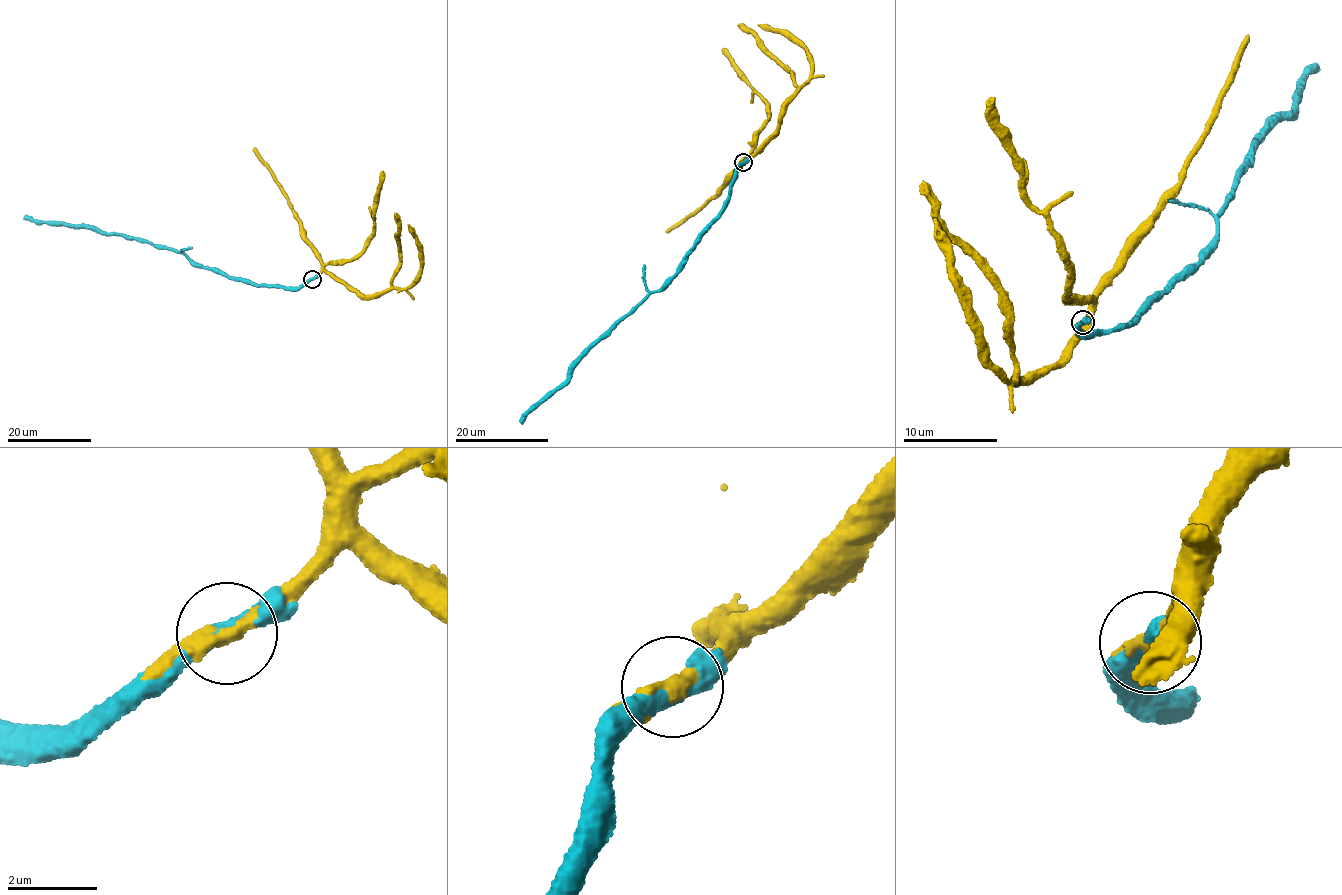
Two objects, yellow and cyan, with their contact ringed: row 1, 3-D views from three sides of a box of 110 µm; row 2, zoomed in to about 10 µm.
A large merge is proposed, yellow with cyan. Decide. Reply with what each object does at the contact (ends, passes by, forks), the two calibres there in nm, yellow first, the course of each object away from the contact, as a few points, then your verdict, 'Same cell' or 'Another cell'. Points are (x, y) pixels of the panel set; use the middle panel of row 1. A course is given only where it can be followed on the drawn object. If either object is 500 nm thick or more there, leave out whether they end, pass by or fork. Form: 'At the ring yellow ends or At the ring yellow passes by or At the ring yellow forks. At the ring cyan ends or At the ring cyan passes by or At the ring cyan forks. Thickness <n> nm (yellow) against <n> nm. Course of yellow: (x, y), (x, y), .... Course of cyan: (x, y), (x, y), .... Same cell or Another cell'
At the ring yellow passes by. At the ring cyan passes by. Thickness 300 nm (yellow) against 340 nm. Course of yellow: (743, 162), (749, 160), (775, 131), (779, 114), (799, 87), (793, 82), (792, 75), (757, 38), (738, 25). Course of cyan: (743, 162), (739, 163), (729, 202), (701, 237), (681, 271), (594, 344), (522, 424). Same cell

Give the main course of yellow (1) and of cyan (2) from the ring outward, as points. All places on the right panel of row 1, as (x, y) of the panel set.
1: (1082, 322), (1091, 317), (1057, 363), (1029, 372), (1021, 381), (1008, 294), (996, 274), (947, 230), (923, 180)
2: (1082, 322), (1077, 323), (1083, 332), (1123, 328), (1198, 270), (1254, 147), (1318, 71)

